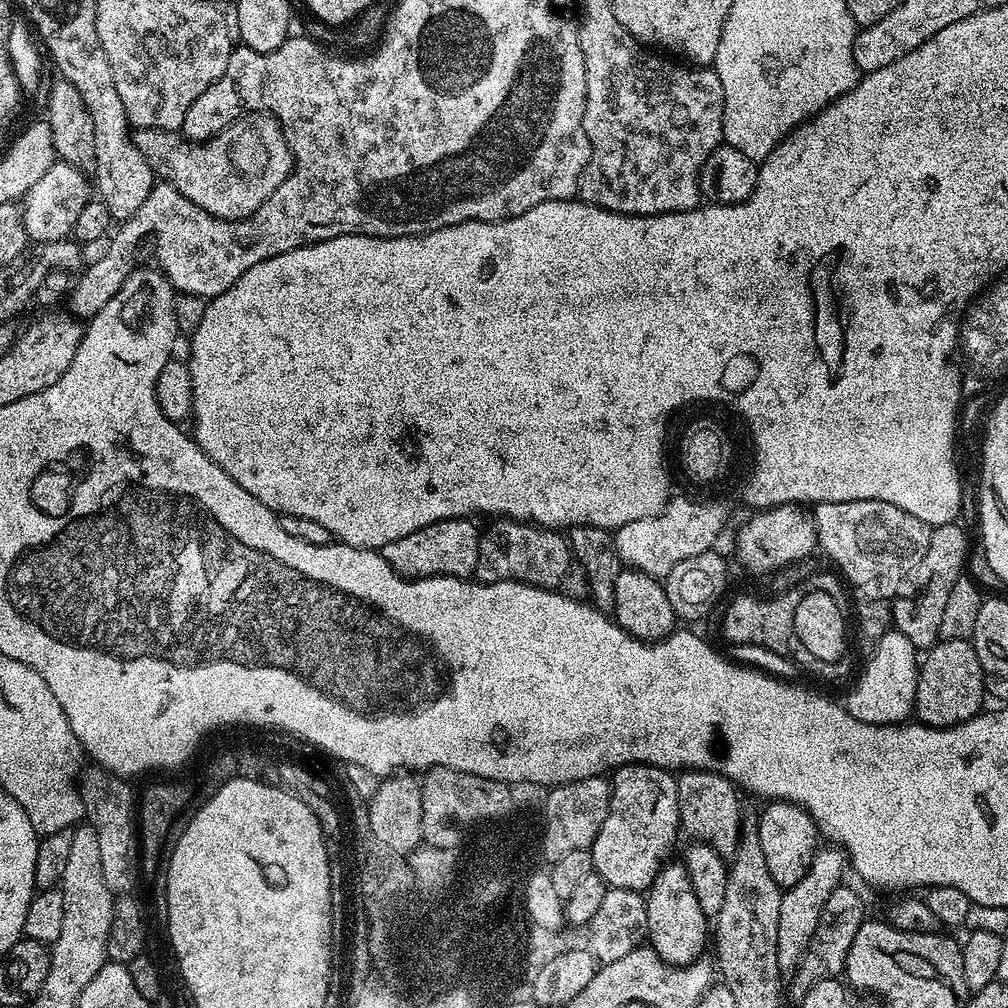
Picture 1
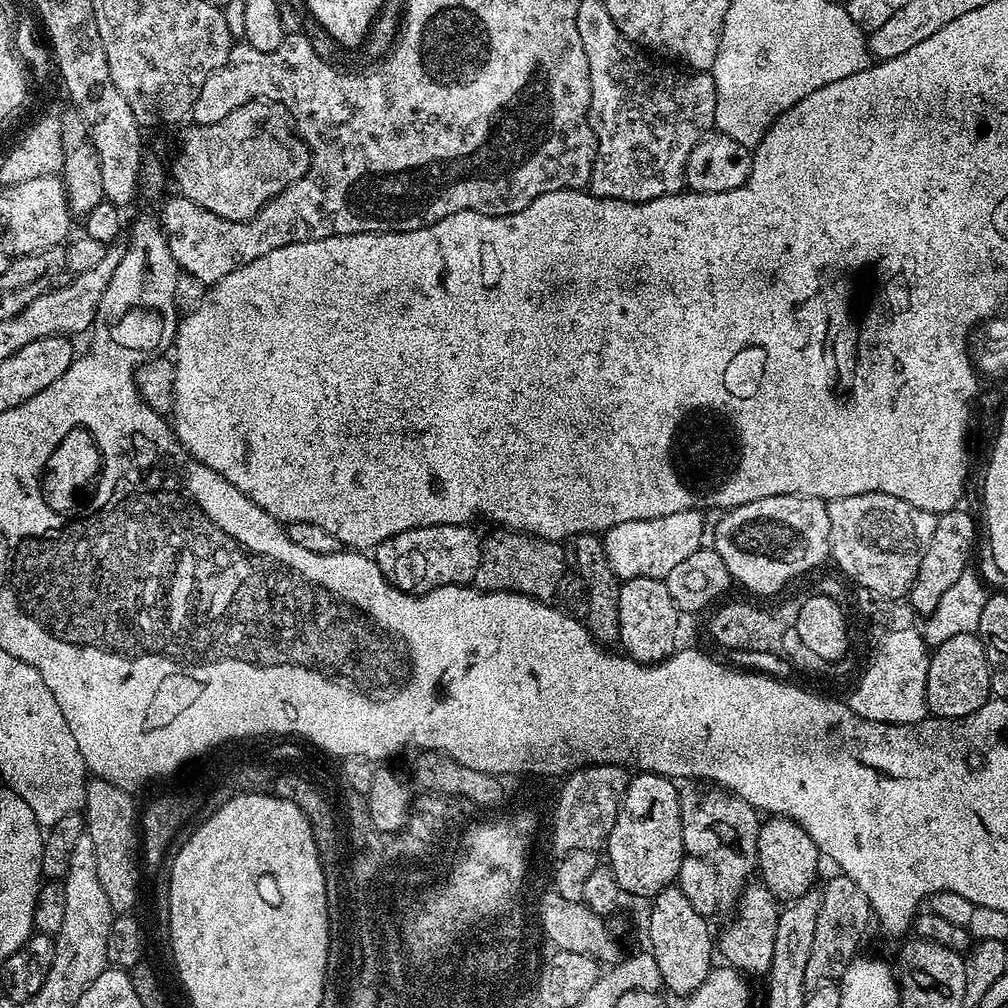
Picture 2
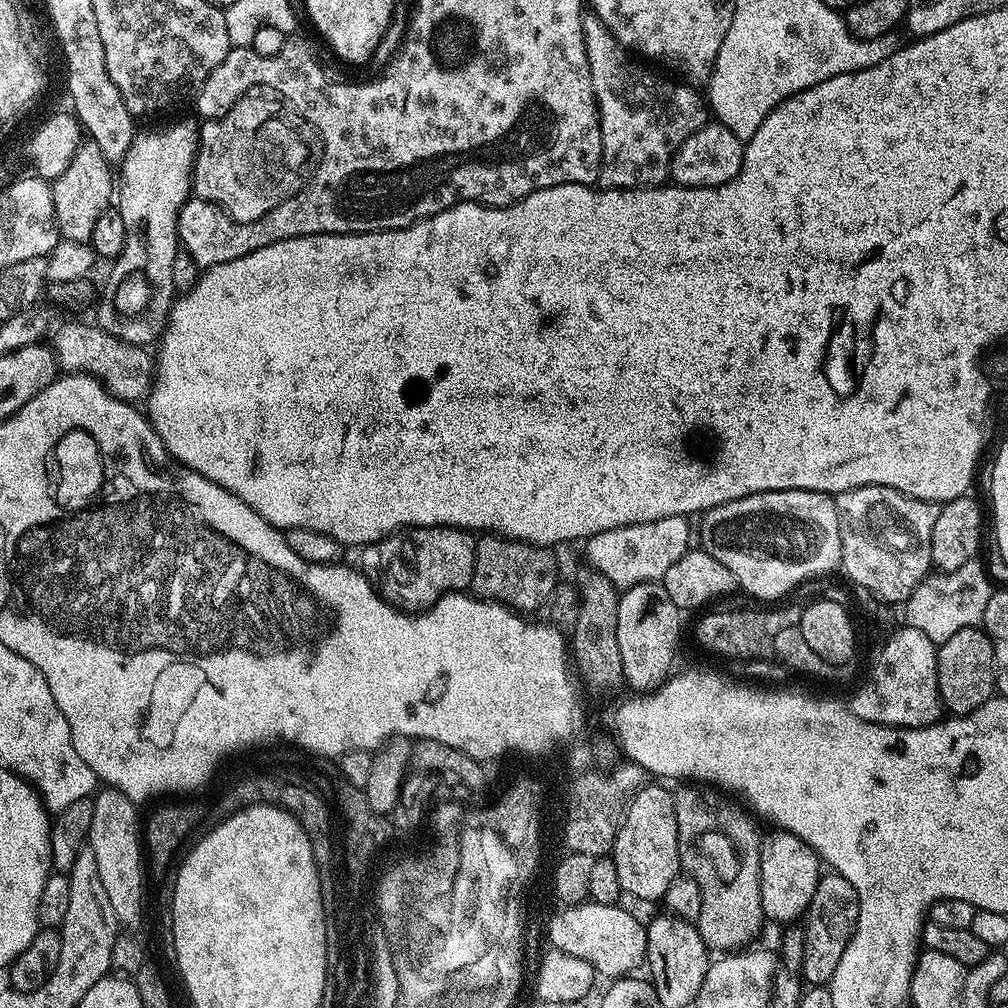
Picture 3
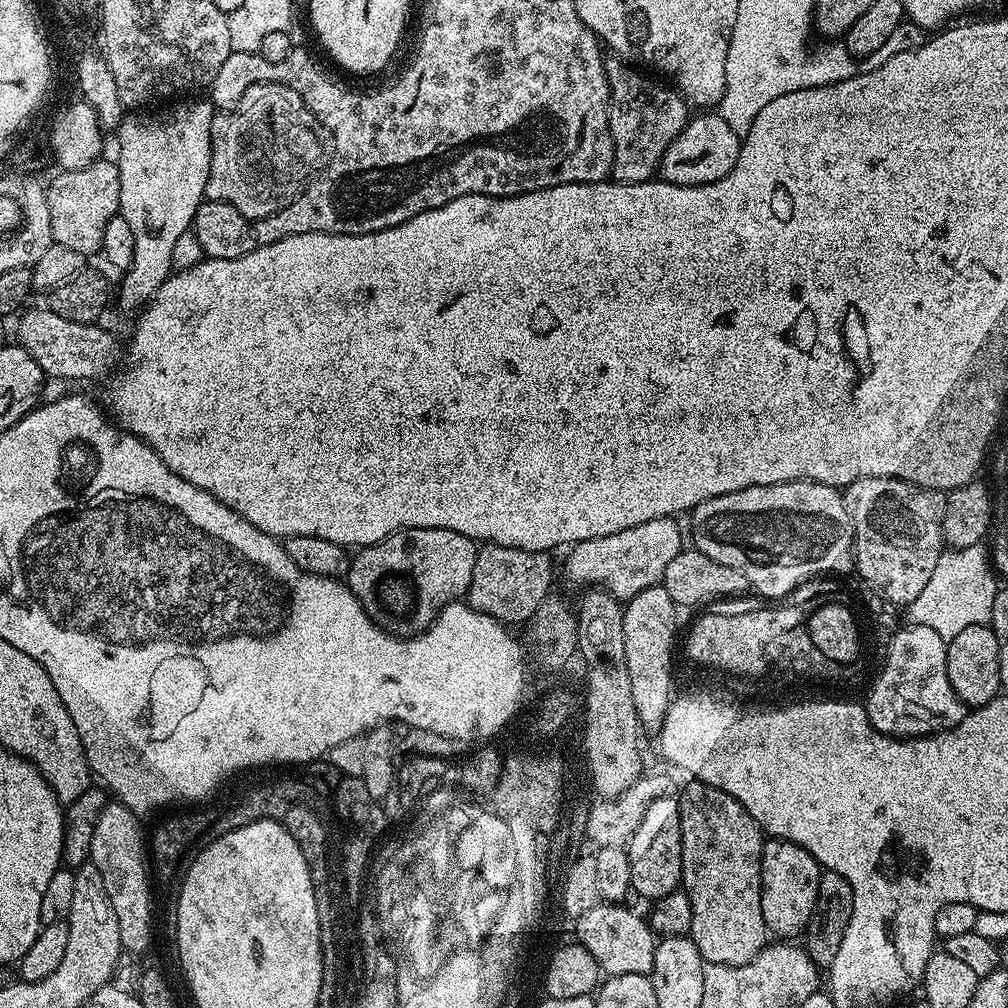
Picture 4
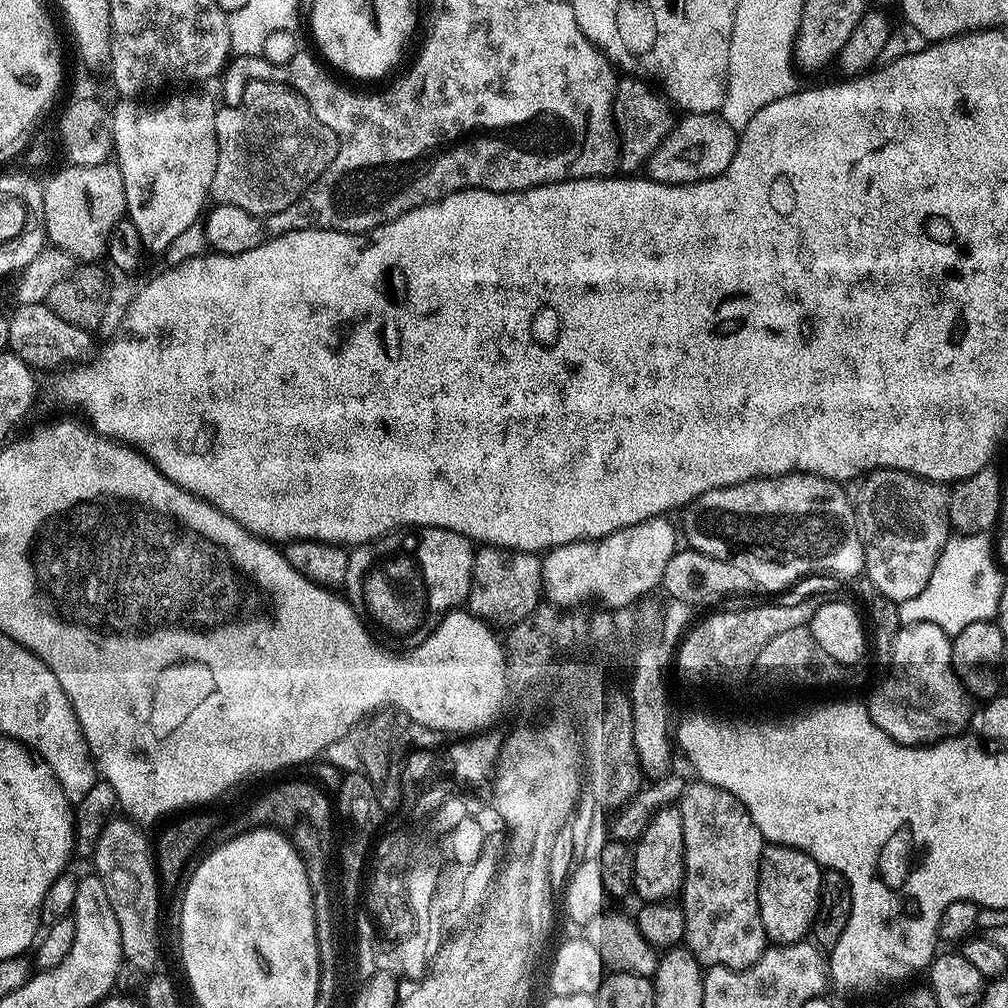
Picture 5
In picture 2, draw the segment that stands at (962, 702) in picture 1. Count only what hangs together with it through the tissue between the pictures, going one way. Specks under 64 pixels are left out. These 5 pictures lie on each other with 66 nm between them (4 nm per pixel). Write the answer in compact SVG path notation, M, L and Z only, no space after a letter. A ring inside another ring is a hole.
M976 632L958 634L931 649L926 674L926 702L933 717L957 720L966 714L974 714L974 710L981 708L991 696L990 666Z

